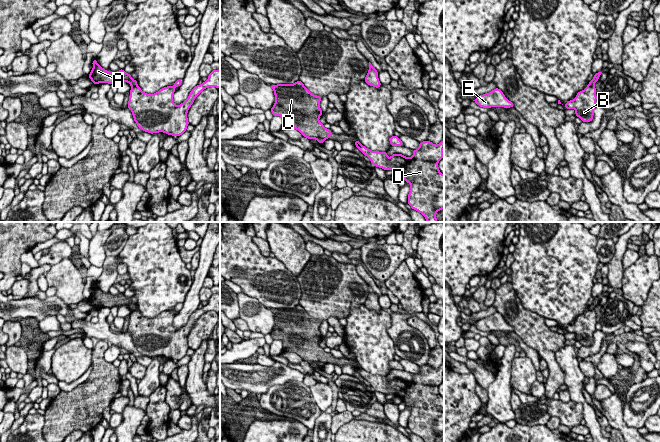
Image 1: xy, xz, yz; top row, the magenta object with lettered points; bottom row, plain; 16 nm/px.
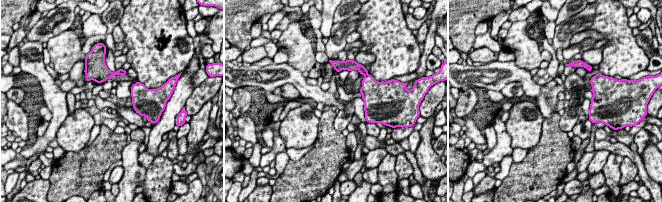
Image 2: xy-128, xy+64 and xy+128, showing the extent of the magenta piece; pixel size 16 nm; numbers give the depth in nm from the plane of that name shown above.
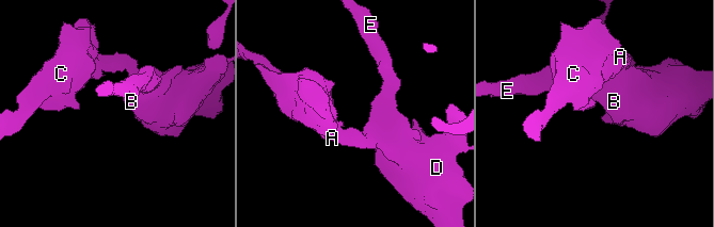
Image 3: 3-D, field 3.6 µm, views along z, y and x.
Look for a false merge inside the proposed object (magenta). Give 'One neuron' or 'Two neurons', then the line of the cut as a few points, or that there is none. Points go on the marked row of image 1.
Two neurons. Split along yz (588, 85), (593, 86)

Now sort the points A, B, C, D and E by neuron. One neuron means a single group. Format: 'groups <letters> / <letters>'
groups A C / B D E

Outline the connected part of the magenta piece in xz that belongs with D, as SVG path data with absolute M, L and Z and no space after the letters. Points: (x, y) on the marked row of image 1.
M427 140L420 142L410 158L397 153L389 158L387 152L372 151L356 142L375 167L393 169L411 184L407 203L413 210L421 213L427 222L438 222L436 213L444 209L444 175L438 167L444 155L443 140L438 145Z

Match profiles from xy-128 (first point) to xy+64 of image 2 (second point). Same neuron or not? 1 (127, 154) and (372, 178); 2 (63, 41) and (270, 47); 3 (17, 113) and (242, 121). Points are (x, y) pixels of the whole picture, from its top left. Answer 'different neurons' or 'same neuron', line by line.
1: different neurons
2: different neurons
3: same neuron

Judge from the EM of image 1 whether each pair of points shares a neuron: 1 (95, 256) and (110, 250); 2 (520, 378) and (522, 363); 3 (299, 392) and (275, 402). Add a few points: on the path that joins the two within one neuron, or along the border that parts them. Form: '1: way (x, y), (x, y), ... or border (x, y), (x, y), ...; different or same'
1: border (112, 232), (104, 245), (105, 256); different
2: way (522, 374), (522, 367); same
3: way (293, 398), (291, 400), (281, 400); same

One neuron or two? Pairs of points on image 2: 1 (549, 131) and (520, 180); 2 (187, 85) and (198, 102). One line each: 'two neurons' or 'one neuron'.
1: one neuron
2: two neurons

